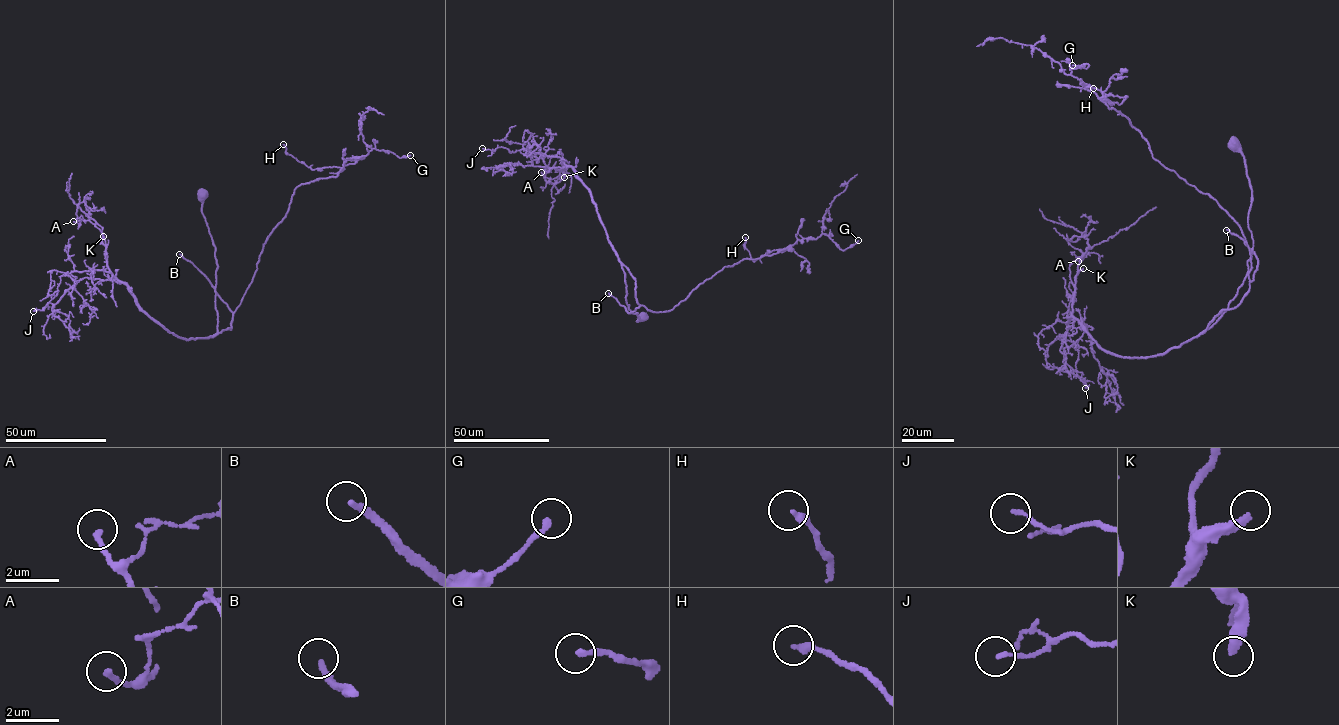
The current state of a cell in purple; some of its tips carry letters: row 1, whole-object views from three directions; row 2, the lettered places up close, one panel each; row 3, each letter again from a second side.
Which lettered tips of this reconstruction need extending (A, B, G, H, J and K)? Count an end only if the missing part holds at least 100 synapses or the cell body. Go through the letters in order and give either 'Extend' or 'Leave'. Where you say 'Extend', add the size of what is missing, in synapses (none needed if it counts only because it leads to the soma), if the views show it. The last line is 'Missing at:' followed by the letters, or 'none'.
A: Leave
B: Extend. Roughly 350 synapses
G: Leave
H: Leave
J: Leave
K: Extend. Roughly 300 synapses
Missing at: B, K

